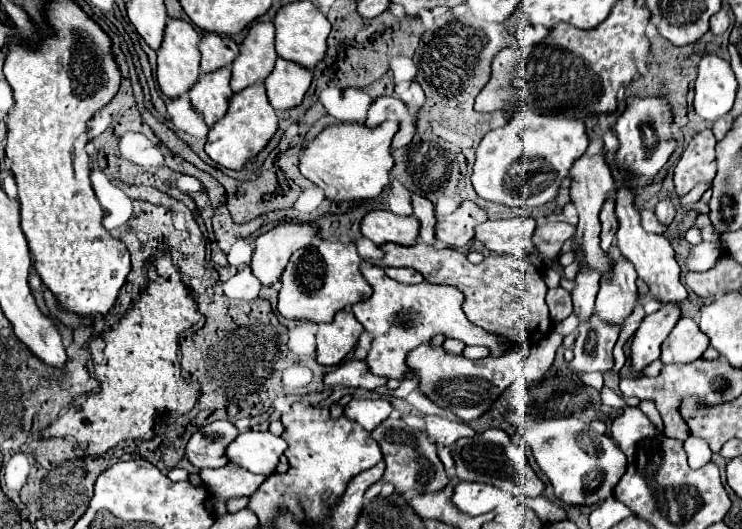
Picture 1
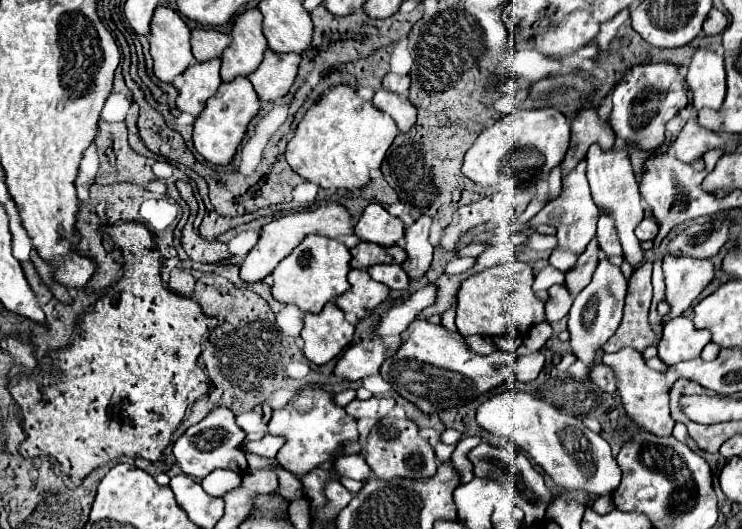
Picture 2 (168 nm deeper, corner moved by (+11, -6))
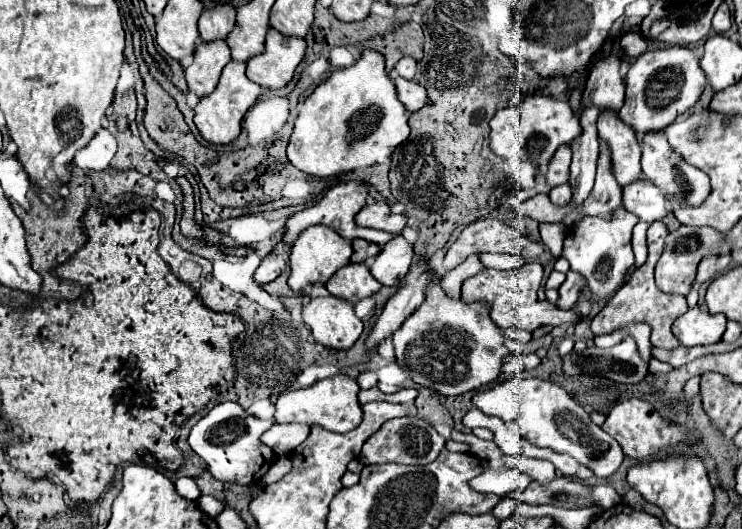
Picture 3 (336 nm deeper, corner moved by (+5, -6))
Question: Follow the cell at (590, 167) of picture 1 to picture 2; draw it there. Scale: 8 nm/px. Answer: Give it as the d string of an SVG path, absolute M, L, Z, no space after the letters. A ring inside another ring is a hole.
M582 107L572 119L572 141L568 155L562 161L562 175L566 175L586 157L586 151L592 143L598 143L604 151L610 151L614 145L614 131L610 121L602 121L598 117L596 107Z

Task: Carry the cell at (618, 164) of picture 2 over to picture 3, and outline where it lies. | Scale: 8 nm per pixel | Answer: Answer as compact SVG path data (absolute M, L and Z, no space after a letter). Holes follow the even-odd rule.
M602 111L598 117L598 137L608 145L612 159L612 173L620 187L626 187L642 179L640 147L636 133L626 127L618 115Z

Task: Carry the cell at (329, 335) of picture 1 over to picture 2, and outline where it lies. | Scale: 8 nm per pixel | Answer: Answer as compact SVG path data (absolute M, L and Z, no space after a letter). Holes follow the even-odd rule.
M326 303L324 311L318 315L304 315L304 329L300 337L304 339L304 355L316 363L324 365L338 357L346 345L352 343L354 325L344 317L344 311L336 303Z

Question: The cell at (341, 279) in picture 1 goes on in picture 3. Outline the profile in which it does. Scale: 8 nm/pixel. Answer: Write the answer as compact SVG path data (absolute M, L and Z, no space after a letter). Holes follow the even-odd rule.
M322 225L308 227L308 229L302 231L302 235L298 235L298 239L294 241L292 255L290 255L288 287L290 287L294 293L300 293L300 291L302 291L304 287L308 287L308 285L316 285L316 283L326 285L340 267L346 267L346 265L350 263L350 255L352 255L352 243L346 241L344 237L340 237L334 229L322 227Z

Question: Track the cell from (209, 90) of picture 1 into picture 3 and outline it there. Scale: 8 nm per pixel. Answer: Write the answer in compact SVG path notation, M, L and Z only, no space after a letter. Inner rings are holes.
M200 41L192 65L184 71L188 89L198 97L210 95L218 83L218 75L230 61L232 61L230 47L226 45L226 41L214 41L214 43Z

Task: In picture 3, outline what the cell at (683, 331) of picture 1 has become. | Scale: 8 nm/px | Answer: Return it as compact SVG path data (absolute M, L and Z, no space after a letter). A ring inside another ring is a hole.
M700 307L688 309L672 325L674 337L684 347L714 345L722 339L724 329L726 329L724 315L710 315L706 309L700 309Z

